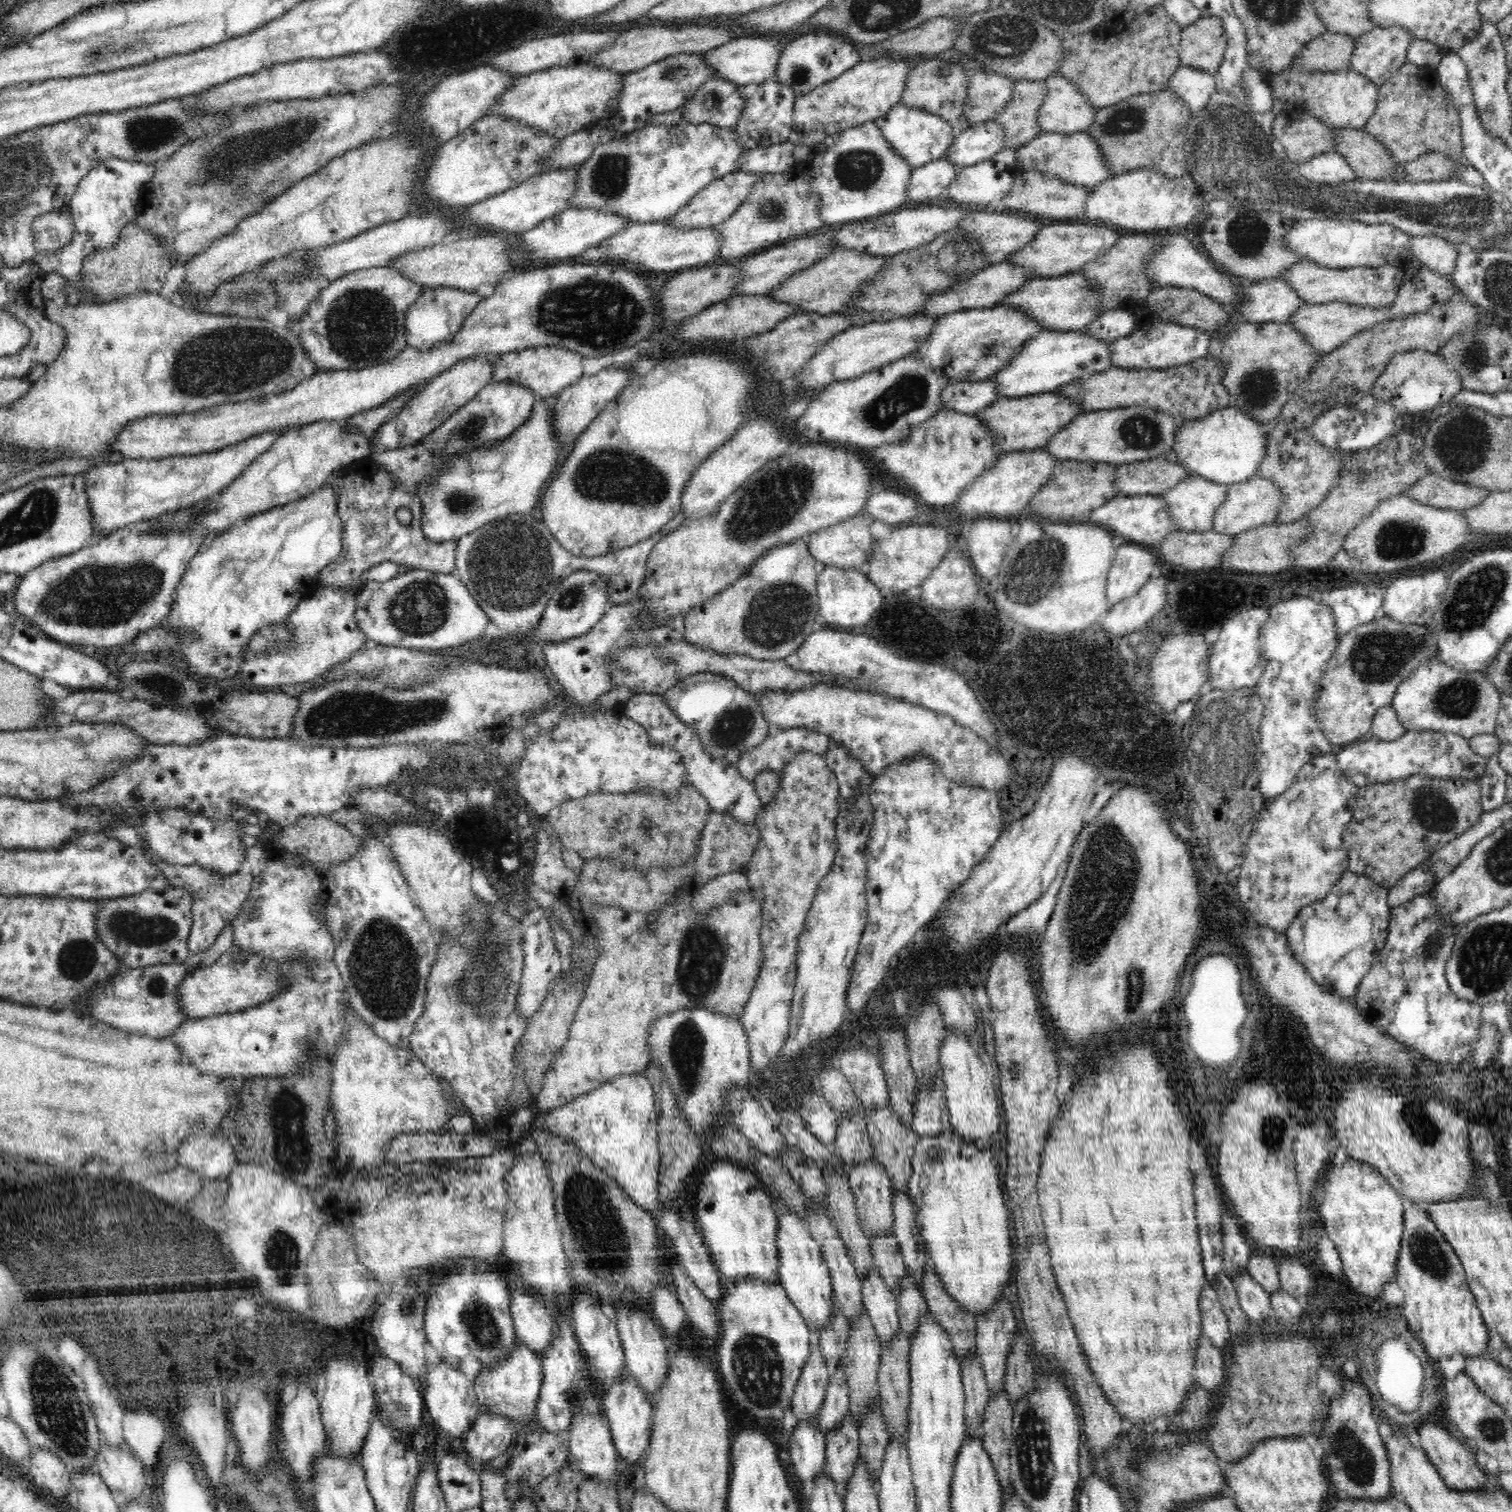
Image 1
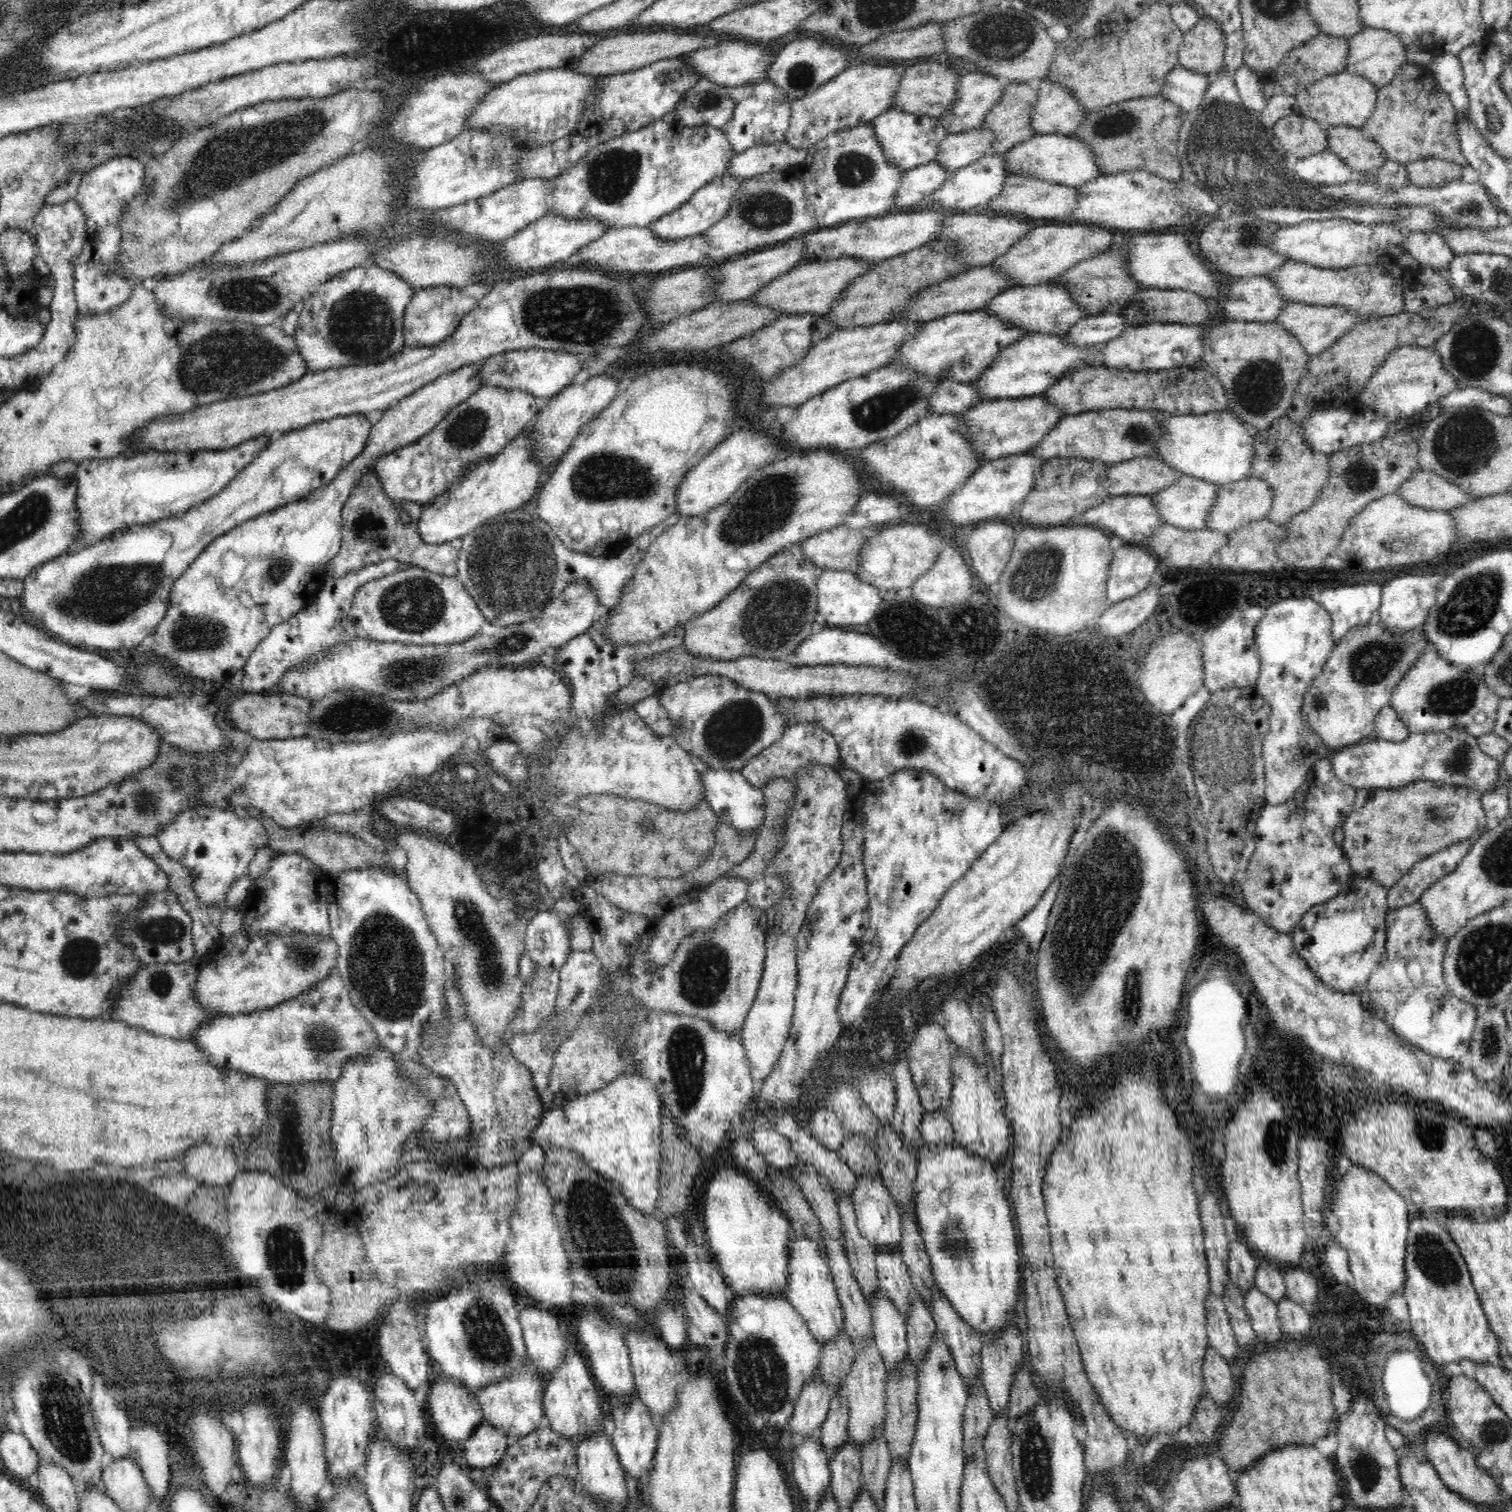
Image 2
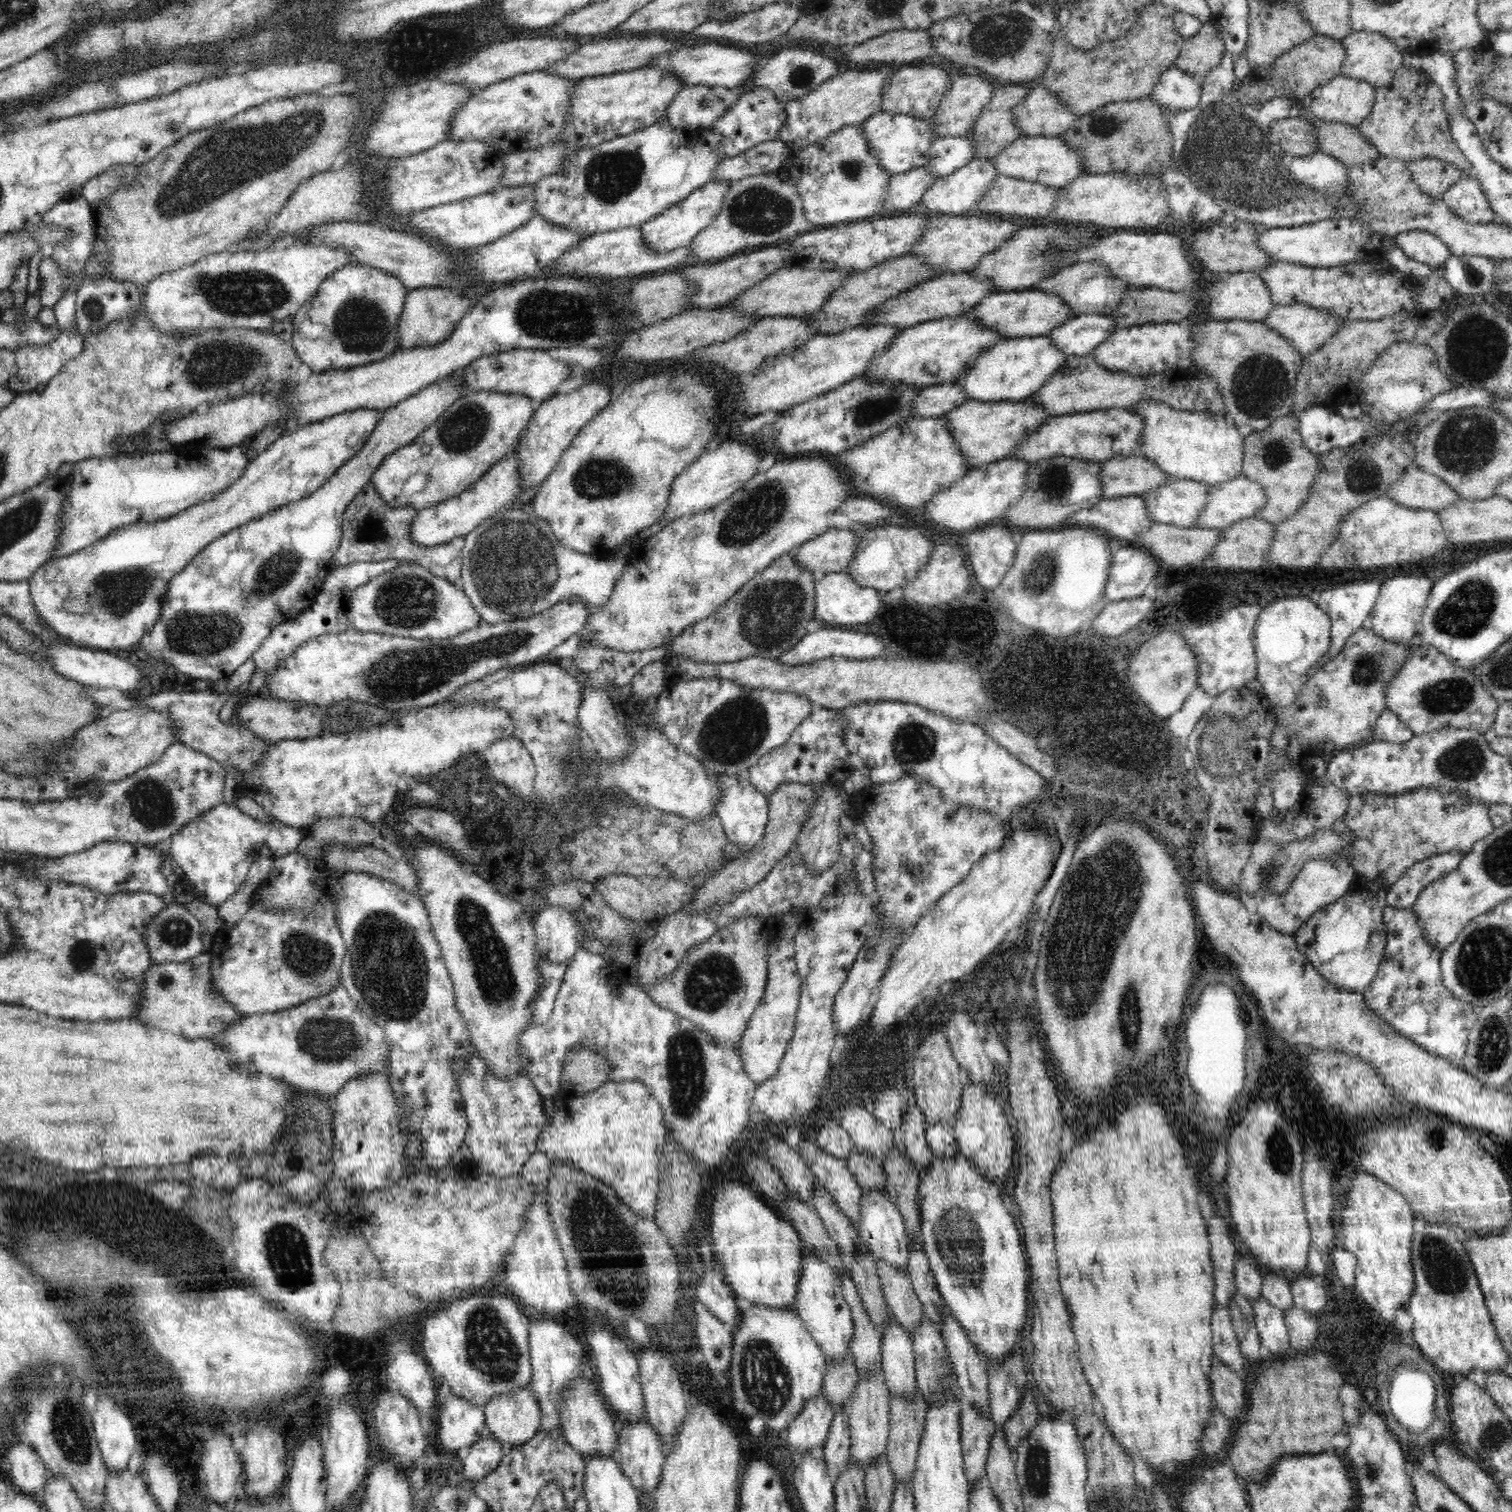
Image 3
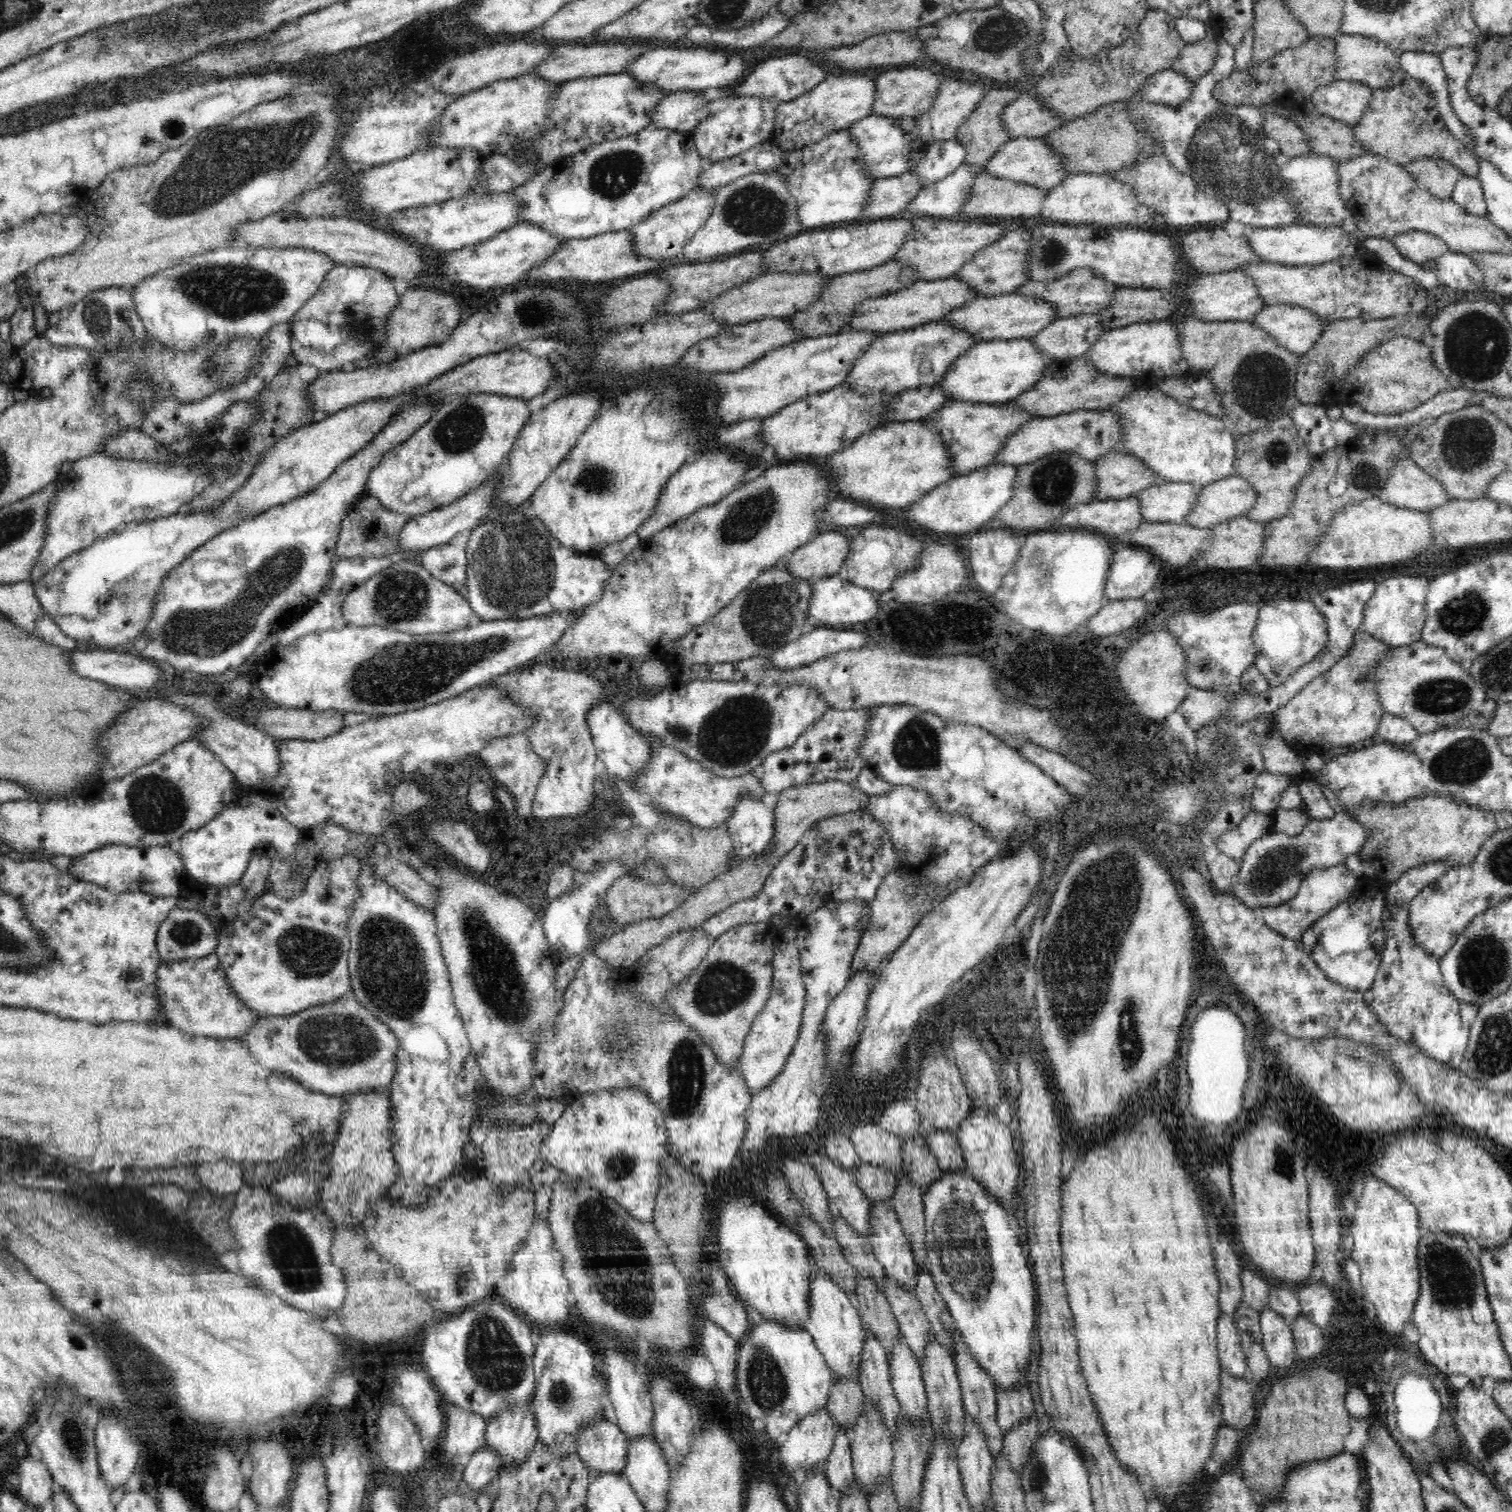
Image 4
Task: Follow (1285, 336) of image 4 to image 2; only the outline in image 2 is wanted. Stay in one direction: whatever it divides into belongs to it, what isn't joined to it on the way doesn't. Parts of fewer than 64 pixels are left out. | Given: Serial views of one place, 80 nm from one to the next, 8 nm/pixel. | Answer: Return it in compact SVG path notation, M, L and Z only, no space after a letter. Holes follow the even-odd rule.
M1289 303L1282 310L1282 314L1276 318L1275 322L1280 323L1282 328L1296 336L1298 342L1306 349L1306 353L1312 356L1324 352L1334 342L1338 342L1346 332L1350 332L1350 328L1354 328L1354 324L1371 319L1366 317L1366 315L1360 317L1360 315L1347 311L1339 305L1320 307L1319 305L1309 305L1306 303Z

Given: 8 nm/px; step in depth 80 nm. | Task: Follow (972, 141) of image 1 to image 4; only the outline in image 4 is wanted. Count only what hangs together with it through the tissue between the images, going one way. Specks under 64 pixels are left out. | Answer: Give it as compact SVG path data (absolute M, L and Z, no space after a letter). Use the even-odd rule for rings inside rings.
M956 139L940 140L927 148L924 159L914 164L910 171L918 173L923 185L944 180L966 161L966 148Z

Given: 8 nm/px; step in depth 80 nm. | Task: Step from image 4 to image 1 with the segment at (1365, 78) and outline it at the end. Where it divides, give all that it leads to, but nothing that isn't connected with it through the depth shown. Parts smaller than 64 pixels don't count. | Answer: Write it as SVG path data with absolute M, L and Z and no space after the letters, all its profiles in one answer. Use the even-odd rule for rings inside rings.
M1375 26L1356 39L1350 68L1382 86L1407 62L1407 50L1412 41L1412 33L1404 27Z

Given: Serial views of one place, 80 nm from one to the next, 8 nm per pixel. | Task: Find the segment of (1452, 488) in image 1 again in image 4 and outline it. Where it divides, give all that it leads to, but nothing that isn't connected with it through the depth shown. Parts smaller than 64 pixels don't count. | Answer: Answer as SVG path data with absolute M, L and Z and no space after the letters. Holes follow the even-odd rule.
M1410 456L1394 464L1378 496L1398 508L1417 511L1438 508L1451 500L1442 483L1422 470Z

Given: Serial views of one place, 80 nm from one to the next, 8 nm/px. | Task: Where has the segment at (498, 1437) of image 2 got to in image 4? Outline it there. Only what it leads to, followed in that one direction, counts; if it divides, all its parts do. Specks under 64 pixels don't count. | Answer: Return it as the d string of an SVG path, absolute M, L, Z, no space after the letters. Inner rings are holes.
M484 1445L471 1456L467 1466L465 1466L463 1480L471 1488L472 1494L476 1495L491 1483L502 1467L502 1457L494 1449Z

